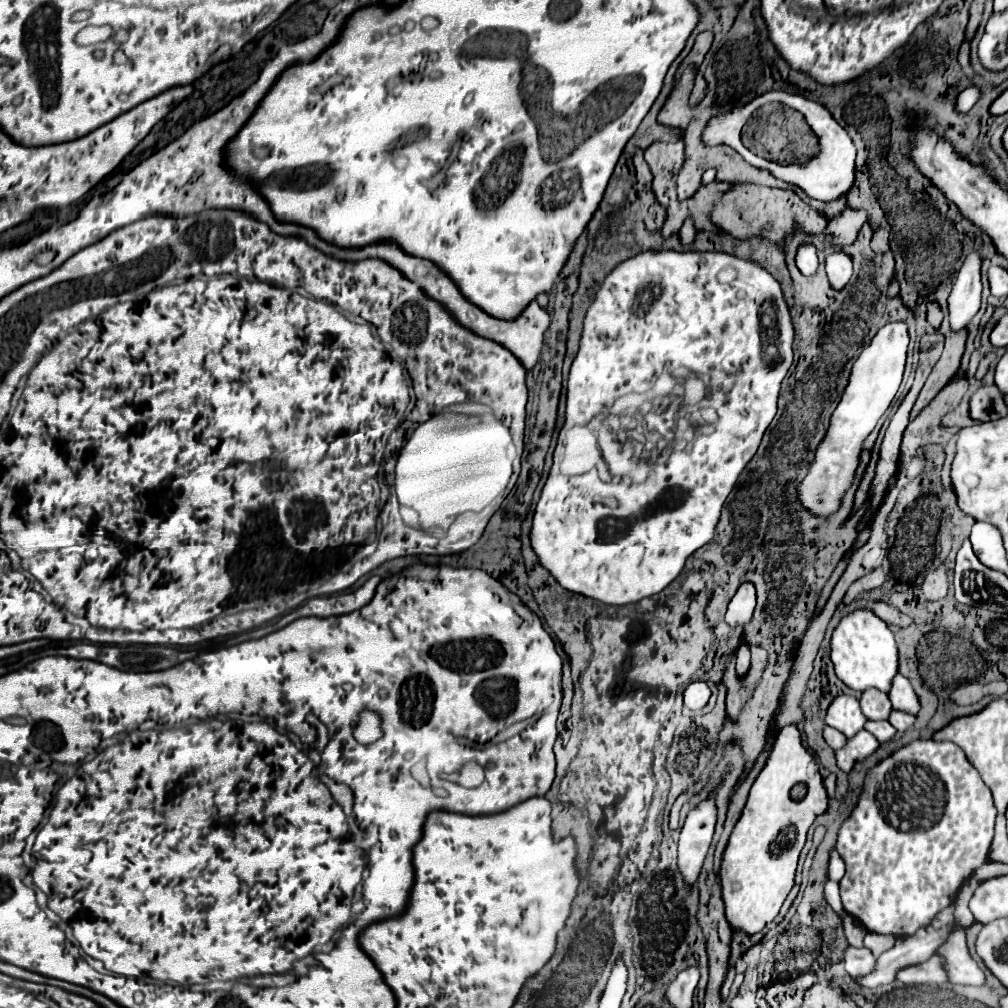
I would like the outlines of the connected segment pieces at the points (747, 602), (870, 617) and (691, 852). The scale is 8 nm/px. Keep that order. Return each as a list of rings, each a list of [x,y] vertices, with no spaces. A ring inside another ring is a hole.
[[[746,582],[738,588],[738,592],[734,594],[734,598],[728,604],[728,612],[726,612],[728,626],[732,626],[732,628],[746,626],[752,620],[754,606],[756,606],[756,590],[750,582]]]
[[[856,610],[844,616],[832,634],[832,662],[836,676],[852,690],[864,692],[876,688],[888,692],[898,674],[898,646],[892,630],[870,610]]]
[[[710,796],[708,800],[696,804],[690,810],[680,830],[678,868],[688,884],[694,884],[700,876],[702,862],[712,842],[714,824],[716,824],[716,806],[714,806],[714,798]]]

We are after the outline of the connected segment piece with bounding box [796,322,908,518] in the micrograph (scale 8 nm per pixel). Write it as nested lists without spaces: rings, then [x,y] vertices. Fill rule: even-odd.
[[[886,324],[878,330],[872,342],[862,350],[858,360],[852,366],[848,376],[848,386],[830,416],[830,426],[816,446],[816,456],[808,466],[808,472],[802,480],[796,482],[796,496],[814,518],[832,516],[840,504],[848,488],[852,486],[856,468],[860,464],[862,442],[874,430],[890,402],[894,400],[898,386],[902,382],[904,364],[908,350],[908,326],[906,324]]]

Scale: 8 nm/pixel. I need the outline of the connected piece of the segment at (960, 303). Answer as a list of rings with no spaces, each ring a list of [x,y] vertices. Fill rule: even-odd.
[[[972,250],[956,276],[952,294],[948,298],[948,310],[950,310],[950,326],[954,330],[960,330],[968,326],[972,316],[980,308],[980,296],[982,296],[982,280],[980,280],[980,266],[982,256],[978,250]]]

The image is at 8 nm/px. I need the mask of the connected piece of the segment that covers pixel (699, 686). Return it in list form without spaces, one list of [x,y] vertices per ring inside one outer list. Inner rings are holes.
[[[692,682],[686,690],[684,690],[684,706],[690,710],[700,710],[706,706],[710,698],[710,688],[706,682]]]

